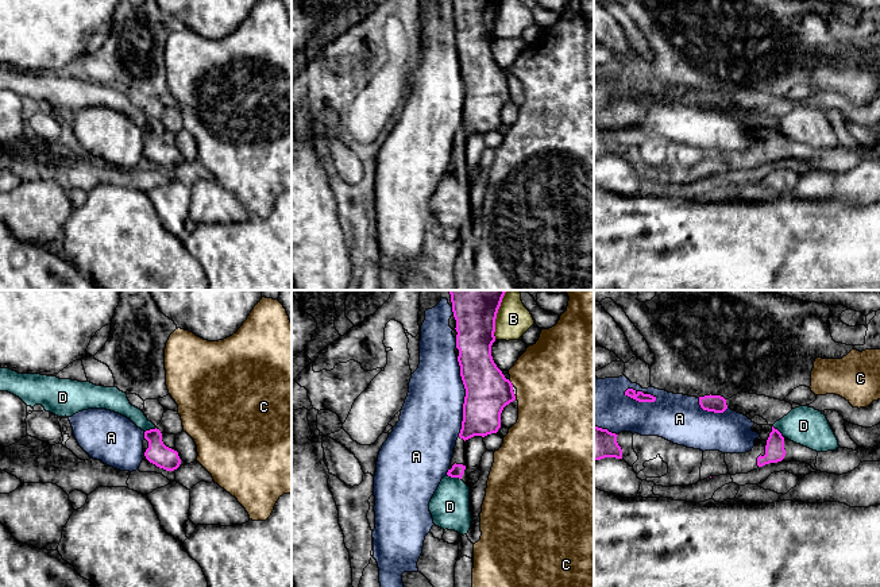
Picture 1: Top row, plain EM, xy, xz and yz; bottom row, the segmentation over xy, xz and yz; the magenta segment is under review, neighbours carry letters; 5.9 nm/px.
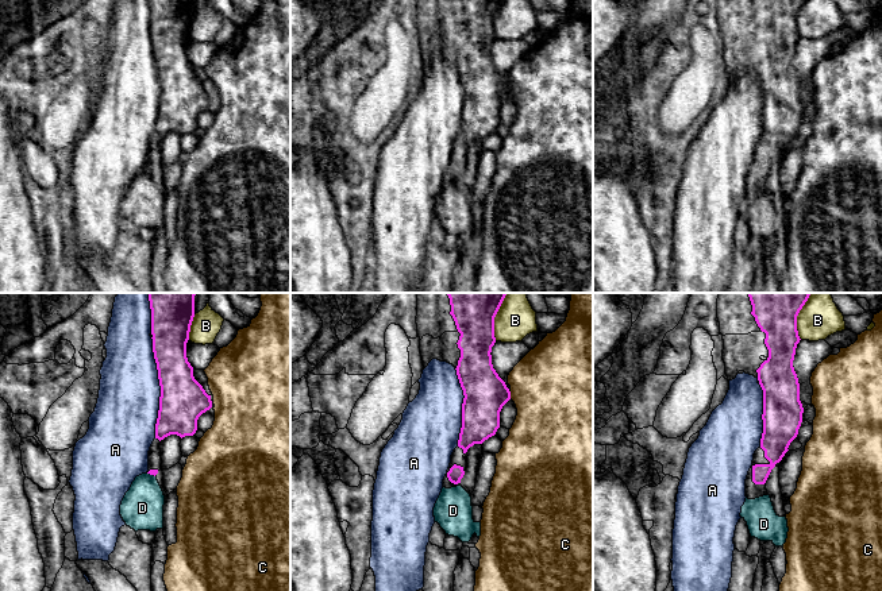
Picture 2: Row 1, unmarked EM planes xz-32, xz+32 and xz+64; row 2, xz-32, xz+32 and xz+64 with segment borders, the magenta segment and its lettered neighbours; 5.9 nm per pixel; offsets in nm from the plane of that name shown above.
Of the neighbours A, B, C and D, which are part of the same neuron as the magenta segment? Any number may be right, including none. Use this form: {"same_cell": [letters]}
{"same_cell": []}

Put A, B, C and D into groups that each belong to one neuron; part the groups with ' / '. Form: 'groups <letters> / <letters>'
groups A / B / C / D

